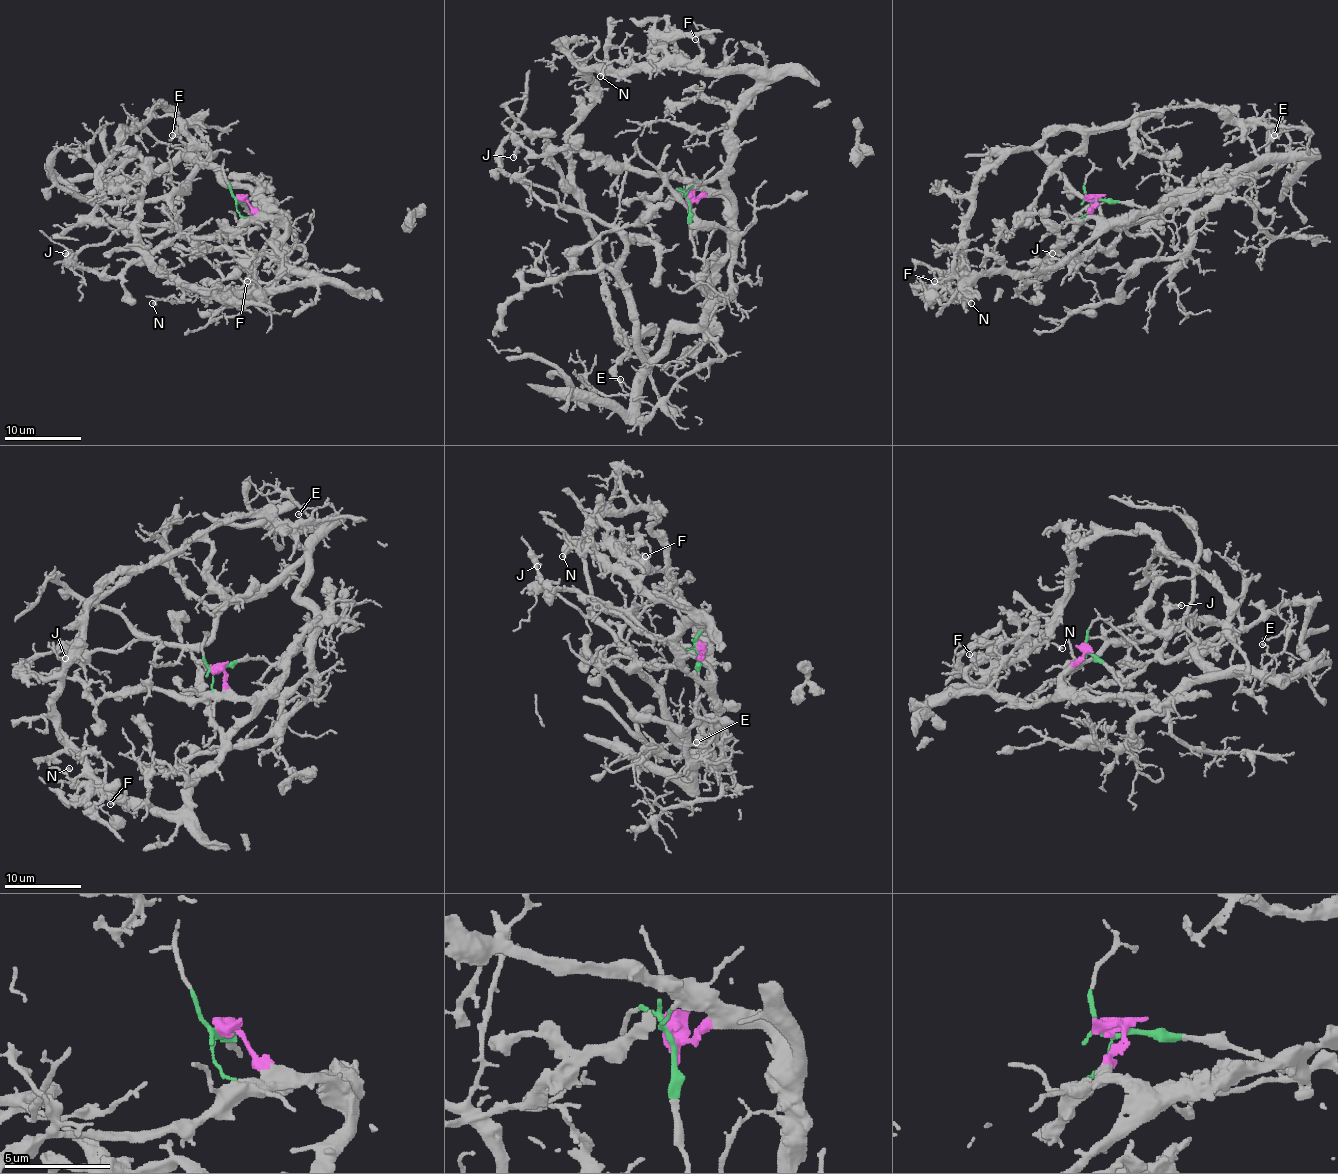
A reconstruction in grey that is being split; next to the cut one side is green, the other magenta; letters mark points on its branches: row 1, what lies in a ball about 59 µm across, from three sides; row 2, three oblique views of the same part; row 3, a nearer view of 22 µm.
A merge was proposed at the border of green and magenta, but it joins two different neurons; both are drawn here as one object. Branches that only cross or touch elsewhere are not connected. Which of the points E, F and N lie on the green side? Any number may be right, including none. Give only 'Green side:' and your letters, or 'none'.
Green side: E

